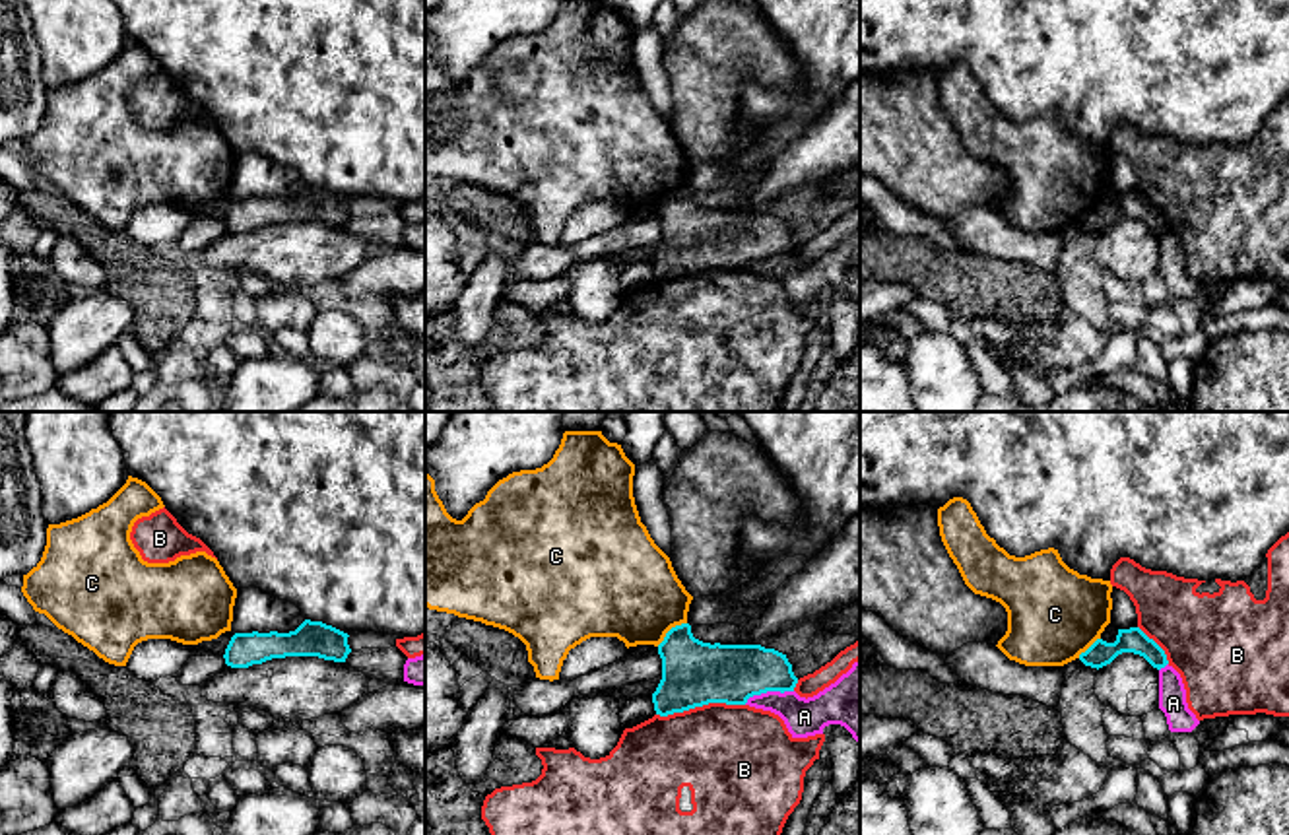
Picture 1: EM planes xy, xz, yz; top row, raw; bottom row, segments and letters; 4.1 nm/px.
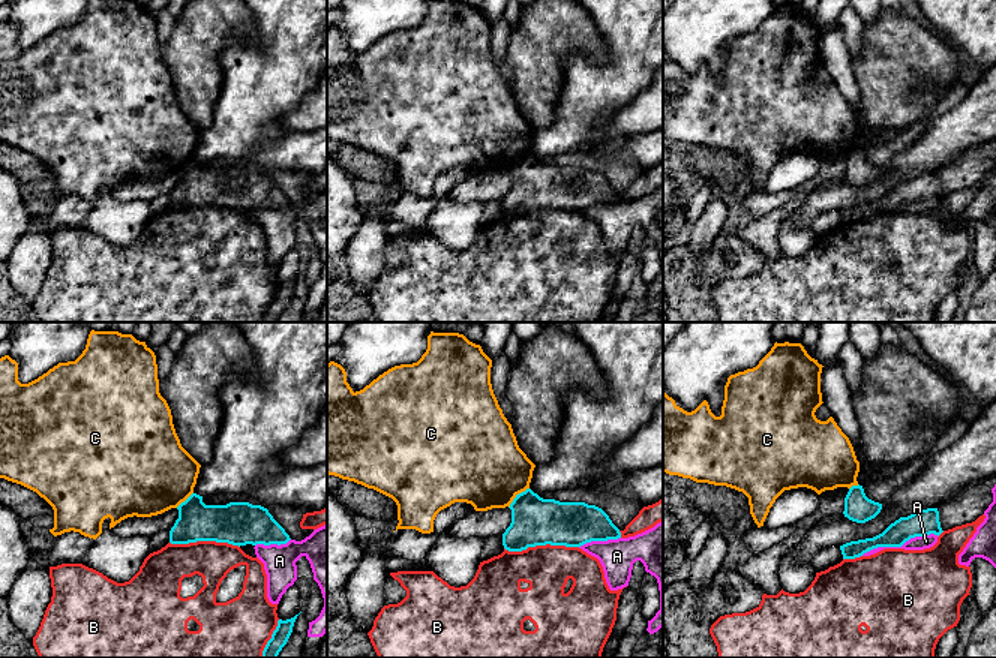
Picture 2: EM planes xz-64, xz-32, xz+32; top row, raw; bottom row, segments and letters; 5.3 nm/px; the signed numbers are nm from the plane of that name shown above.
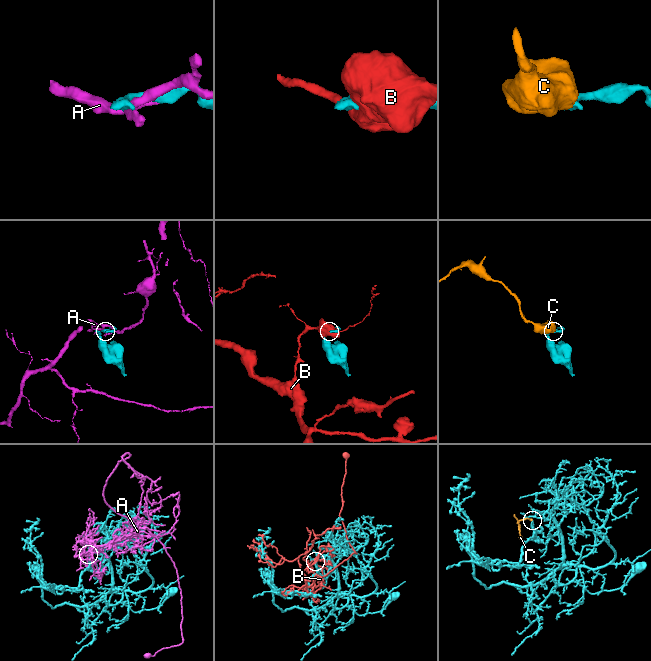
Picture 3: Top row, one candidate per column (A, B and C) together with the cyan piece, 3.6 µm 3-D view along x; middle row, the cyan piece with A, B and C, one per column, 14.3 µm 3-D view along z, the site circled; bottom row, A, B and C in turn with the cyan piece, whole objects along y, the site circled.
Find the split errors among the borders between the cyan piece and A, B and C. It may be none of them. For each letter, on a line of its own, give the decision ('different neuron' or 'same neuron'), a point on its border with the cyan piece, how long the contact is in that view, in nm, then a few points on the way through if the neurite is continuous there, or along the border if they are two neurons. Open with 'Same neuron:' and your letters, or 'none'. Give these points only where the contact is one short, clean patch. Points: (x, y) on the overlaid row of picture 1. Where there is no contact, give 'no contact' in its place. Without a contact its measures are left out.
Same neuron: none
A: different neuron; meets cyan in xz at (767, 690); contact 220 nm long
B: different neuron; meets cyan in xz at (699, 705); contact 380 nm long
C: different neuron; meets cyan in xz at (670, 630); contact 160 nm long; border along xz (686, 622), (672, 628), (657, 645)

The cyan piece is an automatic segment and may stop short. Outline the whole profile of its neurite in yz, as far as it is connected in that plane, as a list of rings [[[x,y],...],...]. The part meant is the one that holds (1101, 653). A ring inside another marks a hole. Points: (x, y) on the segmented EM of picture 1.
[[[1140,627],[1118,629],[1114,643],[1097,639],[1085,652],[1079,654],[1079,660],[1085,666],[1099,670],[1110,664],[1122,652],[1140,654],[1157,670],[1169,664],[1165,651]]]

